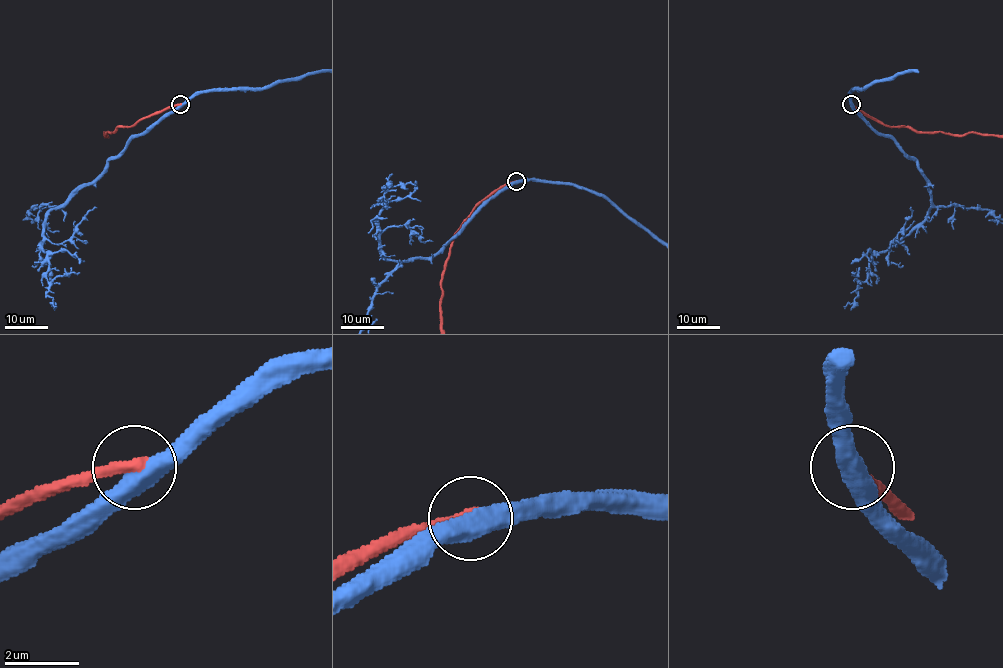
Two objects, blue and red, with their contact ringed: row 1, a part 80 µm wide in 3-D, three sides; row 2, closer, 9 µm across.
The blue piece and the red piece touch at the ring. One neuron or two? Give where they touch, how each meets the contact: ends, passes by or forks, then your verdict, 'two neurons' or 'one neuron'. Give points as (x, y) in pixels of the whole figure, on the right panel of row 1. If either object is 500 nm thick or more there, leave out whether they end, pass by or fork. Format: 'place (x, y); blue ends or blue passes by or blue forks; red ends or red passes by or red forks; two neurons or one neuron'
place (851, 104); blue passes by; red ends; two neurons

